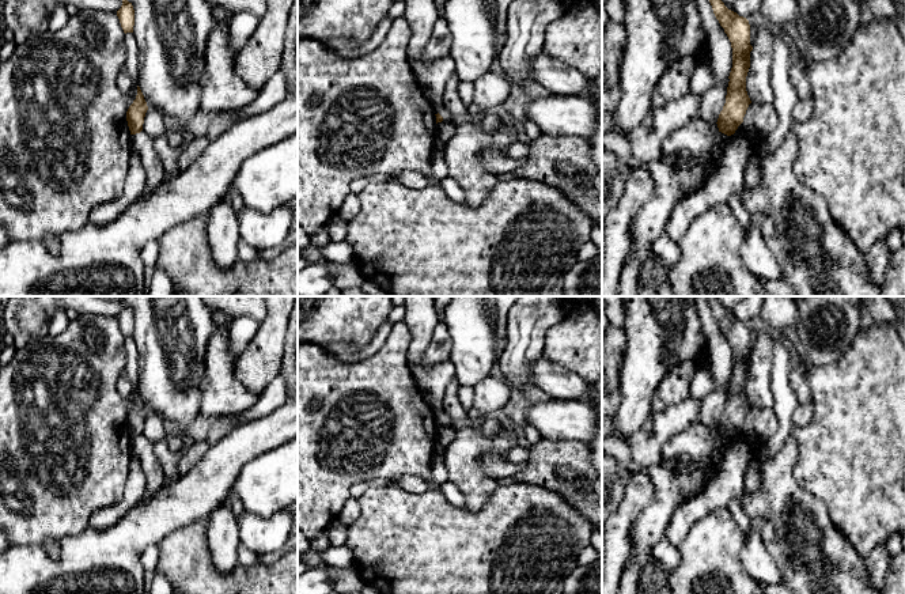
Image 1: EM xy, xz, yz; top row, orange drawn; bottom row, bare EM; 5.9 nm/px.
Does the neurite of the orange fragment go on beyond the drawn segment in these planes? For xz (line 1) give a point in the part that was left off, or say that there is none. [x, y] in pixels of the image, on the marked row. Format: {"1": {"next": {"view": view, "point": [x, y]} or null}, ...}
{"1": {"next": null}}

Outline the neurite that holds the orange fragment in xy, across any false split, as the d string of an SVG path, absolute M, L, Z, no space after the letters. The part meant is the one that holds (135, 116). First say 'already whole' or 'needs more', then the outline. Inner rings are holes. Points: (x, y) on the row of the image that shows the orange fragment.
already whole; M137 86L137 95L133 103L129 106L126 111L126 121L130 130L130 135L140 133L143 130L144 117L148 110L144 95Z

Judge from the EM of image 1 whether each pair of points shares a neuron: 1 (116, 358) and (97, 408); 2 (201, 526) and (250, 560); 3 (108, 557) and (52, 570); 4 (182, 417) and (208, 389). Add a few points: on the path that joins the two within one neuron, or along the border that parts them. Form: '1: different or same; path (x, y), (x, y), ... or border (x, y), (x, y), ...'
1: same; path (103, 370), (99, 396)
2: different; border (239, 563), (245, 566), (258, 564)
3: same; path (94, 563), (80, 570), (65, 570)
4: different; border (205, 364), (200, 385), (199, 412)

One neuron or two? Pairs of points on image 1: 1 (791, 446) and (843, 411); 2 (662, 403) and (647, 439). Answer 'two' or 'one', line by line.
1: two
2: two

